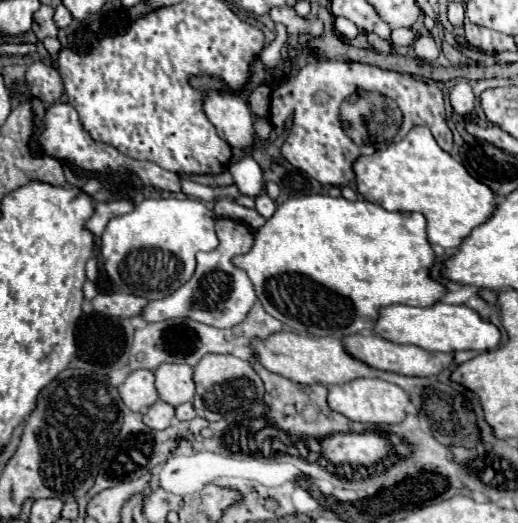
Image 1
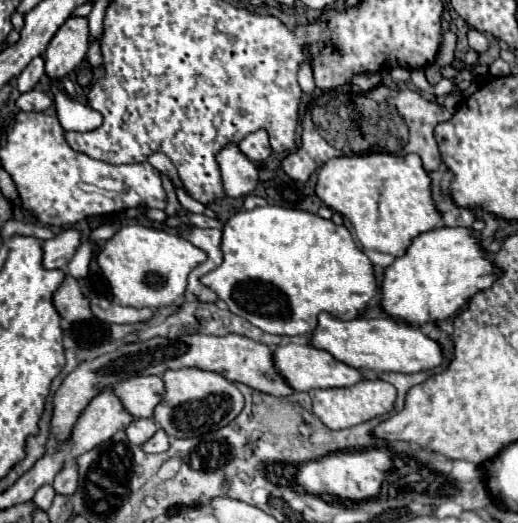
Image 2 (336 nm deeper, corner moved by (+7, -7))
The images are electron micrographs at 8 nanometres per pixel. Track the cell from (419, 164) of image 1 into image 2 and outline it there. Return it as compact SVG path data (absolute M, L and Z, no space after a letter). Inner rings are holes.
M377 152L369 156L331 158L317 174L315 192L325 206L349 218L365 250L401 256L411 246L413 238L441 226L441 212L435 208L431 194L431 178L417 154L395 156Z

